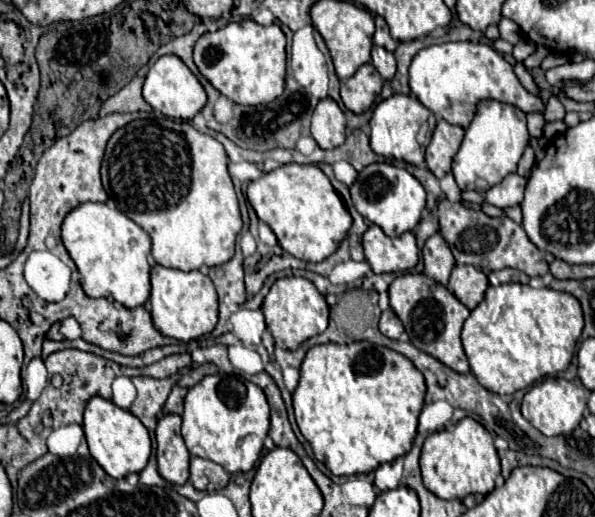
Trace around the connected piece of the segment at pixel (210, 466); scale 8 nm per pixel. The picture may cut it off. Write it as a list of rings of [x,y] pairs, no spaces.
[[[202,457],[190,459],[190,483],[198,491],[208,491],[208,493],[220,491],[226,487],[228,477],[230,475],[220,465],[216,465],[208,459],[202,459]]]

